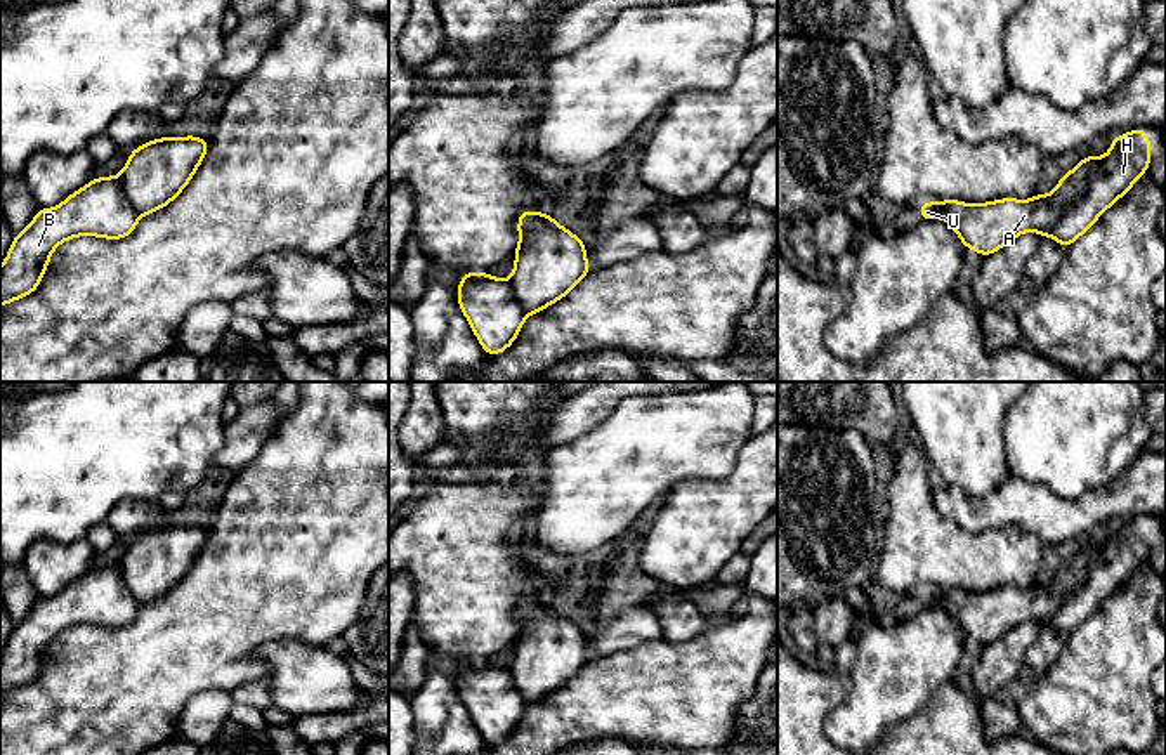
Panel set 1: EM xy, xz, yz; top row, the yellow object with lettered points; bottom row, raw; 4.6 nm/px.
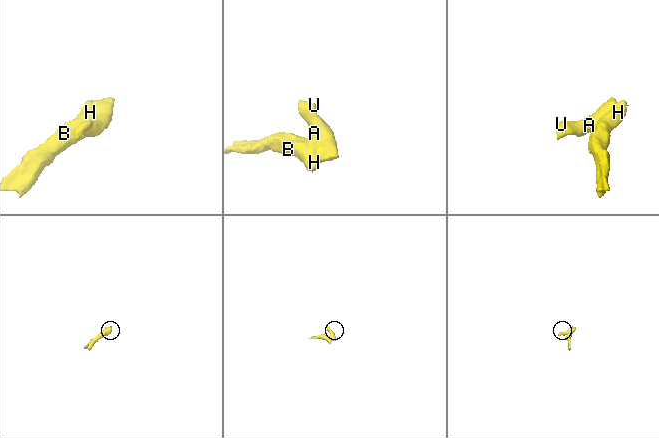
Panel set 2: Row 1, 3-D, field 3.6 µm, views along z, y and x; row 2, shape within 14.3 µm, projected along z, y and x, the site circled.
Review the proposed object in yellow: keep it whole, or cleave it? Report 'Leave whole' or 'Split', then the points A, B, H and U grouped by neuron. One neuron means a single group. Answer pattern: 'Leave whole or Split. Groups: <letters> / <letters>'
Split. Groups: A U / B H

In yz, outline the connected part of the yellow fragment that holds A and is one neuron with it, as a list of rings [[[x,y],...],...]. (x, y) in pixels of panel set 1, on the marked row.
[[[1090,154],[1067,172],[1050,194],[1031,200],[1001,198],[987,203],[960,200],[925,201],[918,205],[920,220],[944,219],[961,240],[961,245],[992,255],[1022,233],[1045,236],[1065,210],[1088,193],[1088,186],[1104,158]]]

